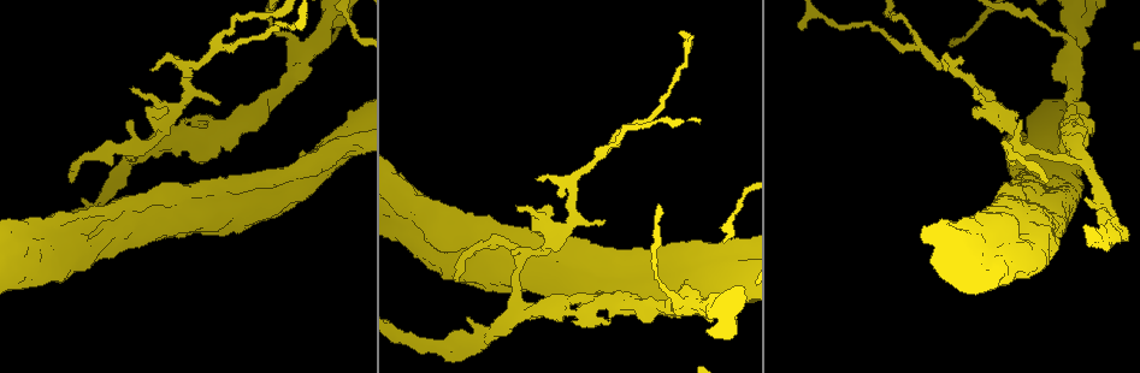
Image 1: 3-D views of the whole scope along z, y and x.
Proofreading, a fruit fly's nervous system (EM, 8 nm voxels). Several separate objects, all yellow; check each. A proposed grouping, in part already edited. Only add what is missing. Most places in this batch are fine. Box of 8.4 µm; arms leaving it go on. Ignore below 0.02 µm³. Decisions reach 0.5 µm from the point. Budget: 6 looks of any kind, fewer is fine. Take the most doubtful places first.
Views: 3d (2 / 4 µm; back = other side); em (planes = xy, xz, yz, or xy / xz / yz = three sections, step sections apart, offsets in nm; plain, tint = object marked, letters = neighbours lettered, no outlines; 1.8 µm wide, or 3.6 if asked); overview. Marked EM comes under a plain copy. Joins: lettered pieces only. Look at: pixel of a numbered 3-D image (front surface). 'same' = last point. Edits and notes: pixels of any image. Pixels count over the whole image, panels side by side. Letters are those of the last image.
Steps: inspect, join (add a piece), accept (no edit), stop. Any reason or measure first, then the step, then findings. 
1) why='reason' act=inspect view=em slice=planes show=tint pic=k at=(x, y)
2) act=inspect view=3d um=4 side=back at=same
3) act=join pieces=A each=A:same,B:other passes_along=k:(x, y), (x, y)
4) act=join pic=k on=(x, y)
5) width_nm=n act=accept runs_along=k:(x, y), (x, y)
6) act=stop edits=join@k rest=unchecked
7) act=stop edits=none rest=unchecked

why='branch stops here' act=inspect view=em slice=planes show=letters pic=1 at=(686, 292)

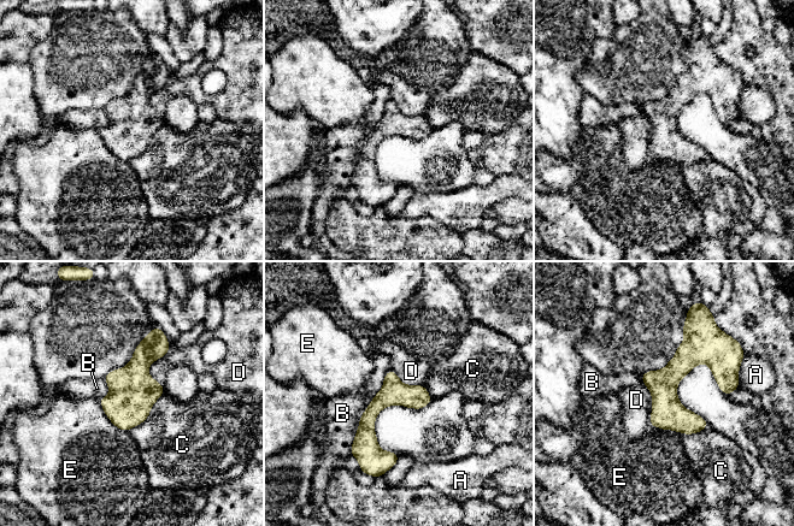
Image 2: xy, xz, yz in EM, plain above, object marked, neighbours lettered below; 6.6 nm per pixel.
act=accept each=A:other,B:other,C:other,D:other,E:other border=2:(170, 348), (148, 368), (162, 385) found='none of them fits'

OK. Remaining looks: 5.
why='two arms in line, one across' act=inspect view=3d um=2 pic=1 at=(215, 46)

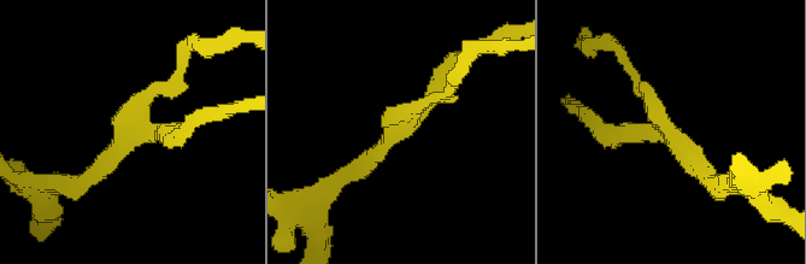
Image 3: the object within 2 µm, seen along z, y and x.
act=inspect view=em slice=planes show=tint pic=3 at=(670, 136)

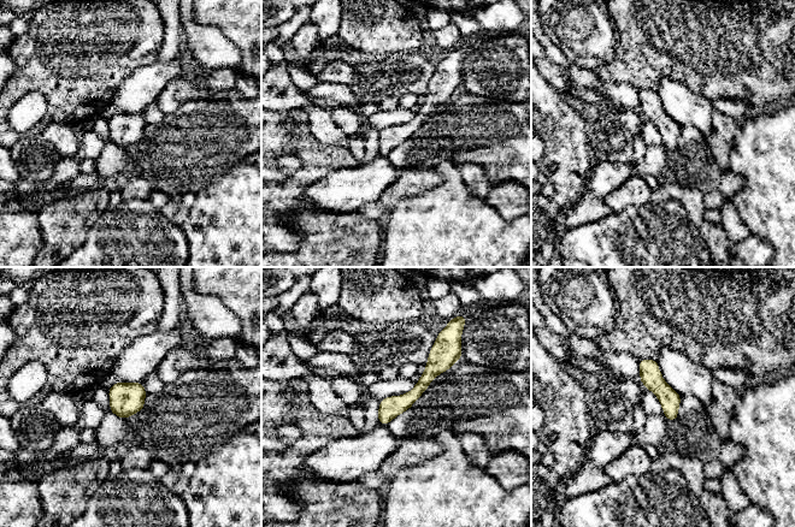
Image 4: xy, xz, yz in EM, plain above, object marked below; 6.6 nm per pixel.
act=inspect view=em slice=planes show=letters at=same

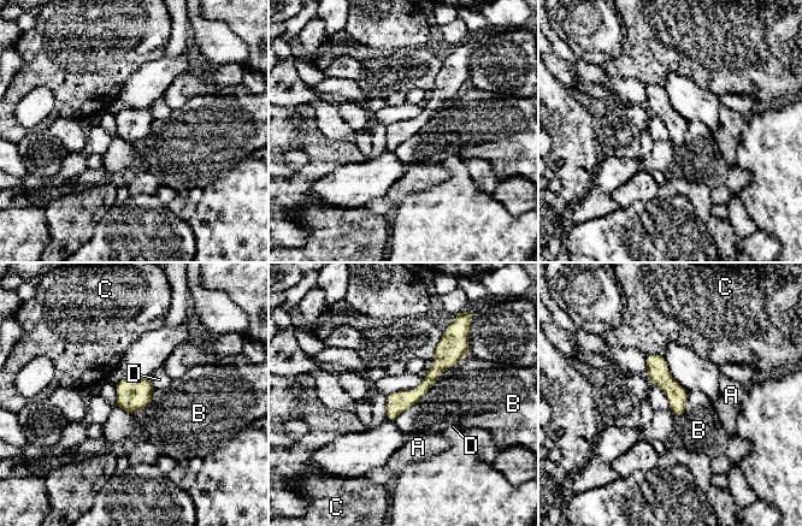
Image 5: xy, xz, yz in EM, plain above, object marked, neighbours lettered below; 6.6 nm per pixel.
arms=3 act=accept each=A:other,B:other,C:other,D:other found='no lettered piece goes on from it'

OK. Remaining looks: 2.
act=stop edits=none rest=unchecked

